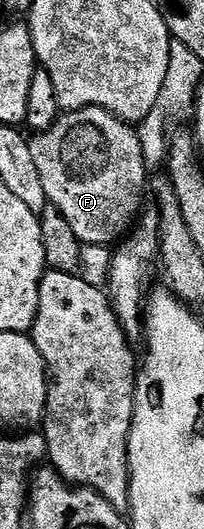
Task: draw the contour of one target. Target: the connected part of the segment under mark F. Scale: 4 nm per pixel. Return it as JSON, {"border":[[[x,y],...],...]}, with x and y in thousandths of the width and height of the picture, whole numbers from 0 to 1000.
{"border":[[[471,200],[333,208],[235,246],[176,251],[147,272],[235,384],[377,439],[392,457],[544,465],[667,425],[706,395],[701,365],[730,359],[730,323],[657,236]]]}

